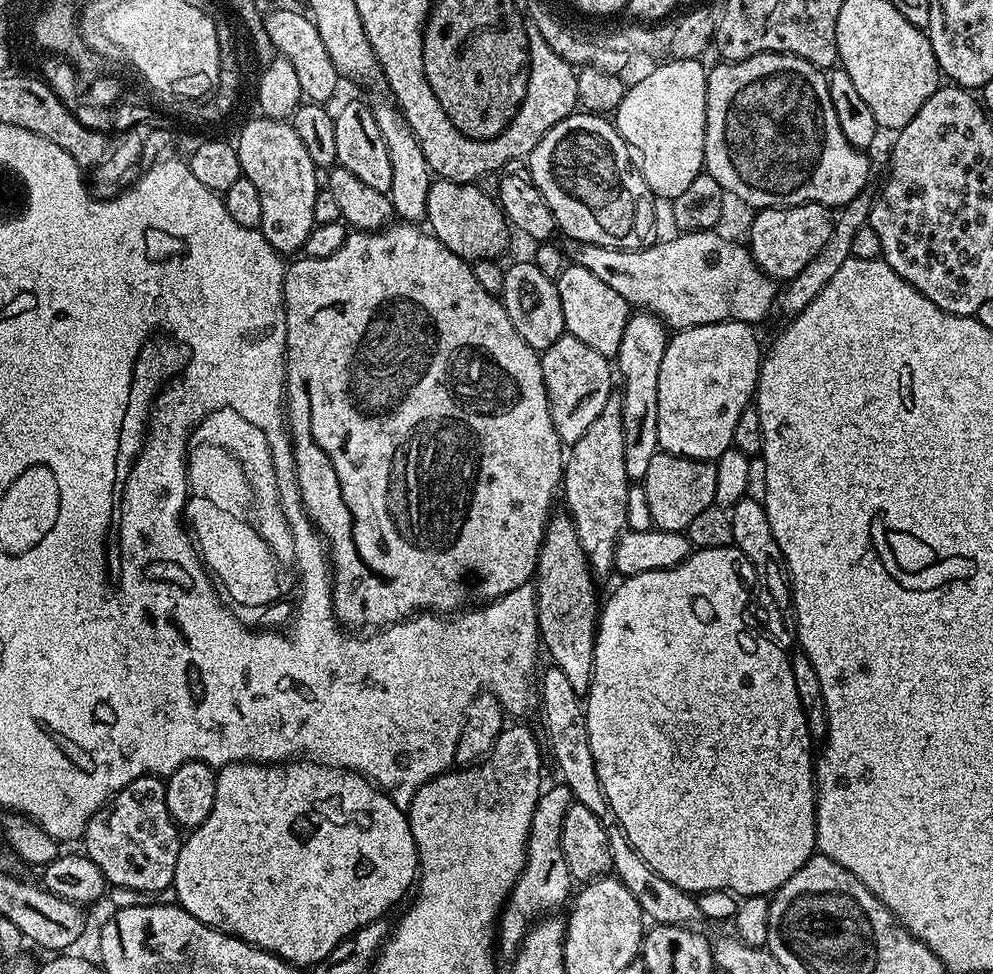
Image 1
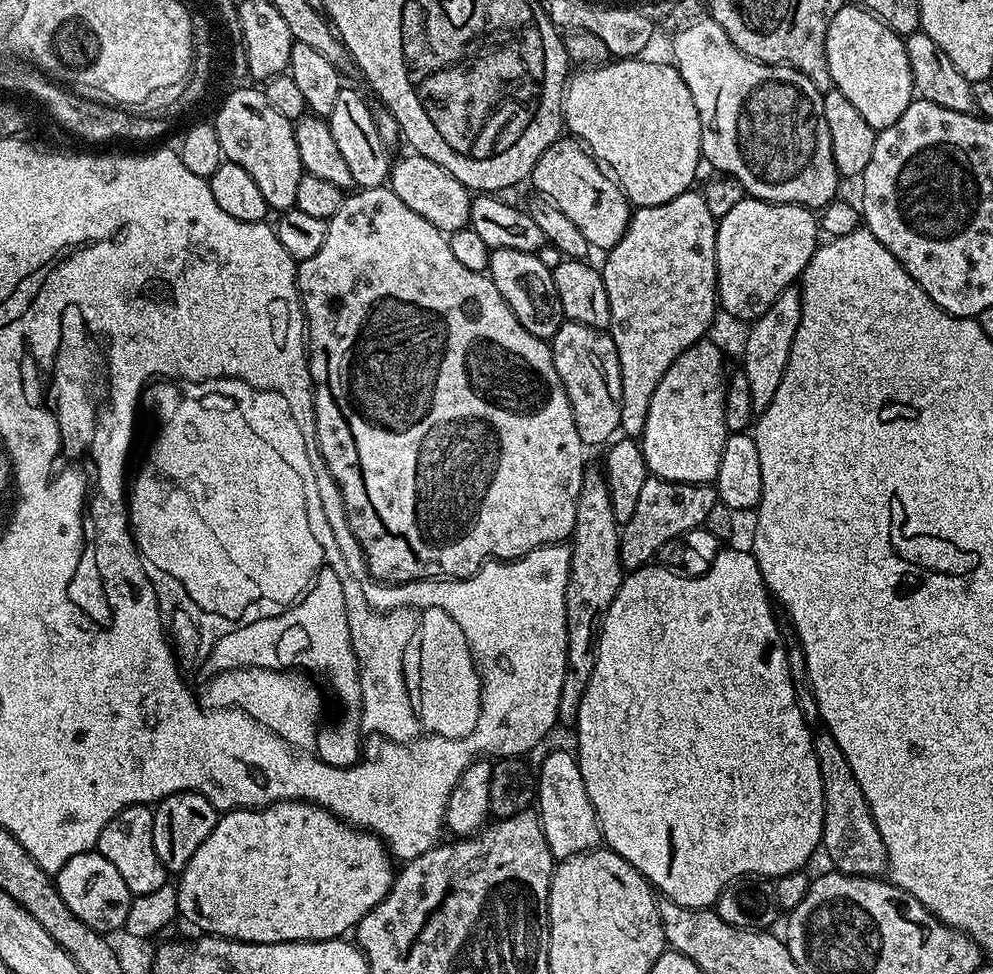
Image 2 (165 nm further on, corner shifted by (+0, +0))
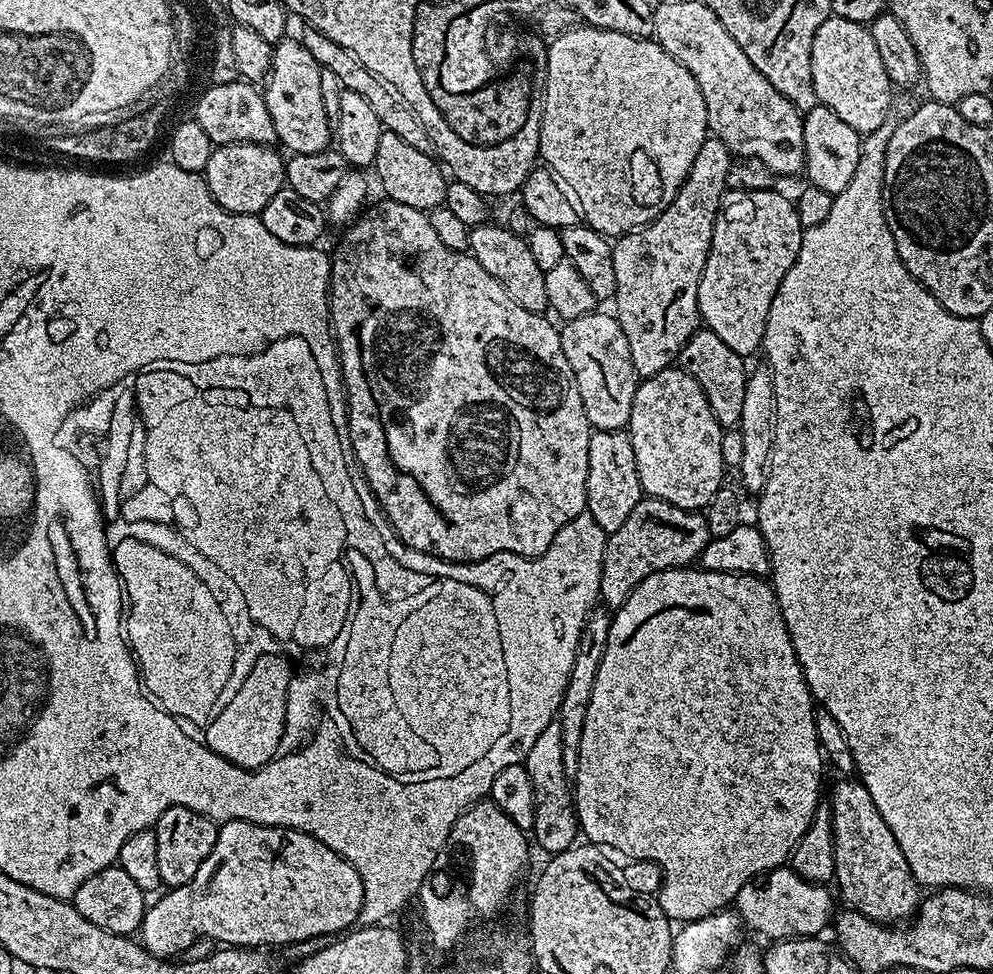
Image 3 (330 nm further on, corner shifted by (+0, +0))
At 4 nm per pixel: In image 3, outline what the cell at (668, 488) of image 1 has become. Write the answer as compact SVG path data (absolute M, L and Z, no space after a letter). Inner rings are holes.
M641 498L638 506L630 510L630 518L626 518L618 530L608 533L600 579L599 599L603 607L609 610L622 607L638 582L650 574L671 568L687 568L699 561L709 539L703 511L679 508L665 500Z

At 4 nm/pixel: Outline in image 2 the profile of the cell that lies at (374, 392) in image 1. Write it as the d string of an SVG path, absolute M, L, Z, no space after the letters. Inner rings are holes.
M381 186L378 188L362 188L345 195L342 206L338 206L338 214L328 219L328 233L326 242L322 242L322 250L314 254L314 258L306 258L299 261L296 270L296 285L300 291L300 306L304 310L306 321L306 343L308 346L308 365L312 375L312 393L314 394L314 410L316 411L316 439L315 447L320 447L319 459L330 470L335 478L340 493L344 499L344 513L348 516L350 530L356 536L356 543L360 544L364 552L365 561L368 563L368 572L375 580L386 584L411 585L417 580L462 580L466 576L473 576L480 567L488 560L517 560L519 556L530 554L530 550L541 548L547 544L559 544L567 541L574 530L574 522L578 514L578 494L582 490L586 463L584 464L584 452L586 445L582 438L578 438L578 426L574 426L574 414L570 410L570 398L566 398L566 390L562 386L562 378L558 378L558 370L554 370L554 358L549 341L538 338L514 318L514 310L506 306L506 298L498 294L498 286L494 286L492 277L469 270L462 266L458 258L454 258L453 252L448 245L448 236L438 231L422 214L414 214L398 194L394 194L391 187Z

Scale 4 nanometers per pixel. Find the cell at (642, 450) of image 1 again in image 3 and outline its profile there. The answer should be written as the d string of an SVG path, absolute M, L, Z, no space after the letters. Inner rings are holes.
M709 135L674 202L644 227L615 237L614 315L622 326L622 334L626 334L626 342L630 342L630 362L634 362L637 377L653 376L663 368L673 367L682 346L701 327L698 282L710 254L714 222L728 188L726 174L733 159L725 144Z

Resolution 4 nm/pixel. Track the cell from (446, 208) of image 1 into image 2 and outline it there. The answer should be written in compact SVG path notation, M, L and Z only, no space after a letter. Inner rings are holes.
M407 155L402 157L397 164L395 161L391 165L390 187L392 192L398 194L398 198L402 198L402 202L406 202L410 210L414 210L414 214L422 214L426 222L430 222L442 233L451 234L458 231L459 228L469 227L473 199L469 189L464 188L462 182L458 182L458 178L442 170L438 162L430 162L430 158L425 156Z

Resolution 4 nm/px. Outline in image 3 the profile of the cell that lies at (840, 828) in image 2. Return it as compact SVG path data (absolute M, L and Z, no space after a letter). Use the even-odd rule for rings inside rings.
M854 778L838 780L830 794L832 809L832 834L834 836L834 877L835 887L840 887L840 896L853 912L870 918L876 924L896 926L908 922L917 915L922 899L921 885L917 884L914 874L908 868L906 854L902 854L902 846L890 834L890 826L886 826L882 814L878 814L878 806L874 806L874 798L863 783Z

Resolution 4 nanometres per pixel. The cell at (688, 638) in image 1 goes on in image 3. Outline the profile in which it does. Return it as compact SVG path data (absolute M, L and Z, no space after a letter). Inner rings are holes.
M696 566L671 568L642 578L623 606L615 609L606 654L602 654L602 666L598 666L598 678L594 678L594 694L590 694L590 710L586 710L586 727L582 730L578 774L574 781L579 831L583 835L585 832L591 843L613 853L621 852L636 860L657 864L664 871L664 885L658 893L660 909L668 915L669 921L704 919L727 909L746 882L771 868L781 867L791 857L794 846L798 846L798 838L806 834L816 808L822 802L820 775L826 769L826 760L815 734L816 711L812 691L794 654L792 639L771 583L762 582L758 576L706 572Z

